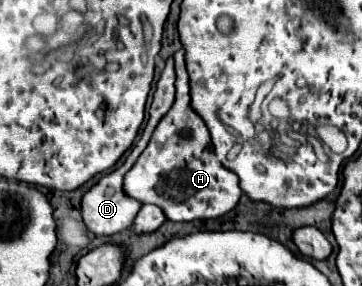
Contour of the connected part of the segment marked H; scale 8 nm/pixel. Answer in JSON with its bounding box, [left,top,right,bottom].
[124,49,242,221]

